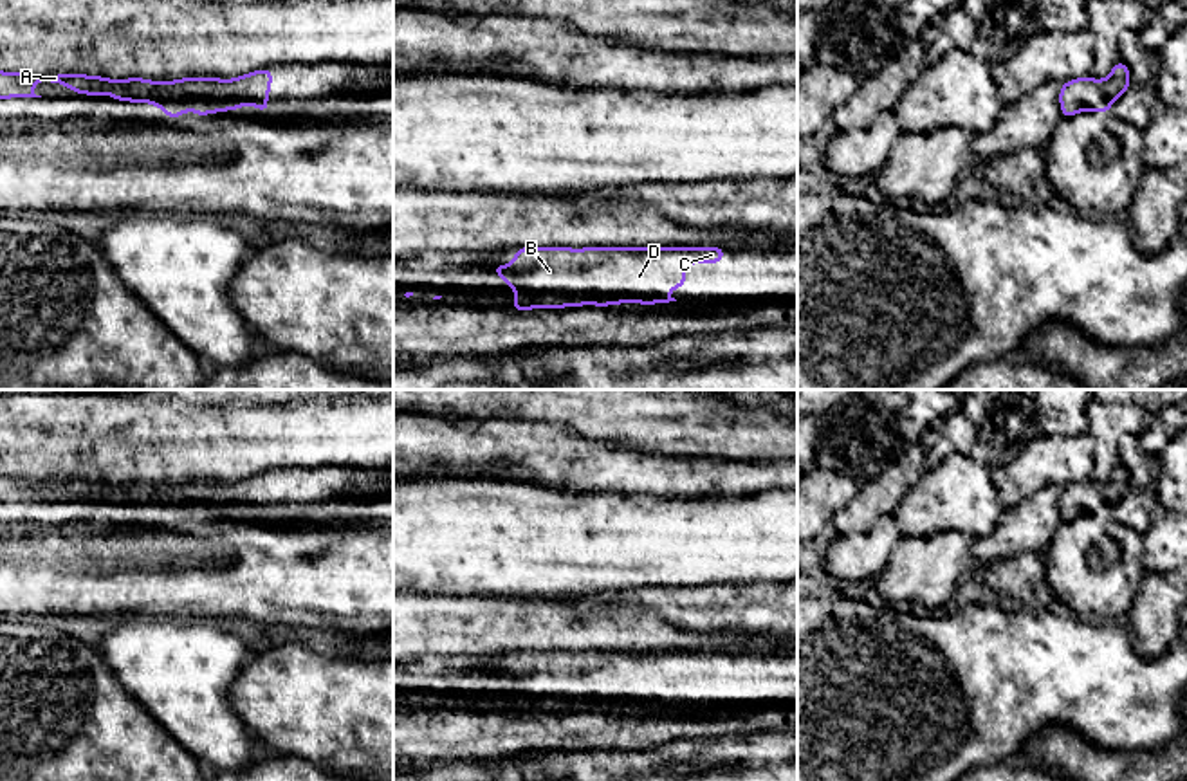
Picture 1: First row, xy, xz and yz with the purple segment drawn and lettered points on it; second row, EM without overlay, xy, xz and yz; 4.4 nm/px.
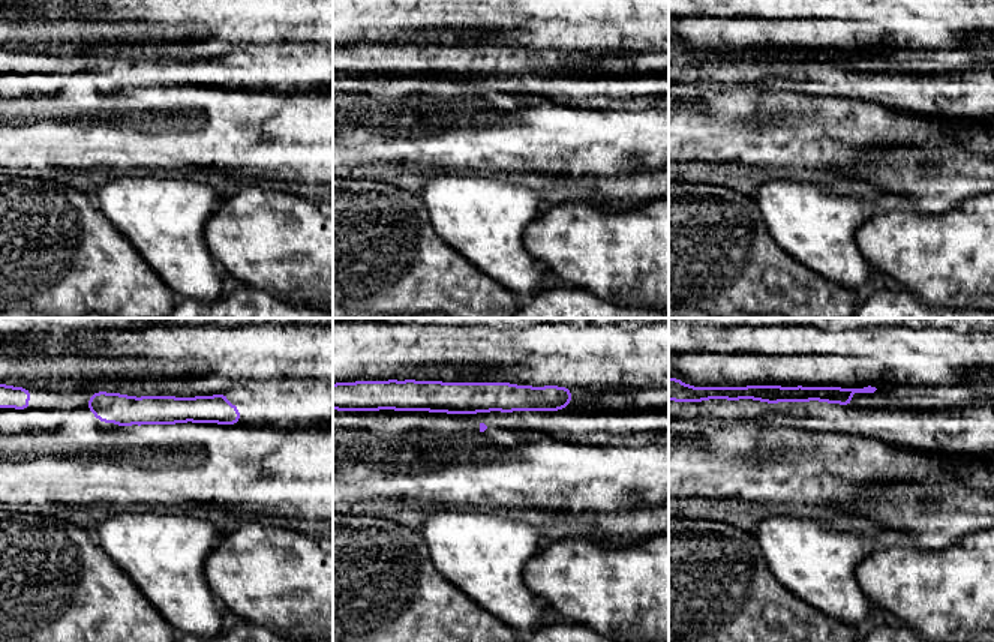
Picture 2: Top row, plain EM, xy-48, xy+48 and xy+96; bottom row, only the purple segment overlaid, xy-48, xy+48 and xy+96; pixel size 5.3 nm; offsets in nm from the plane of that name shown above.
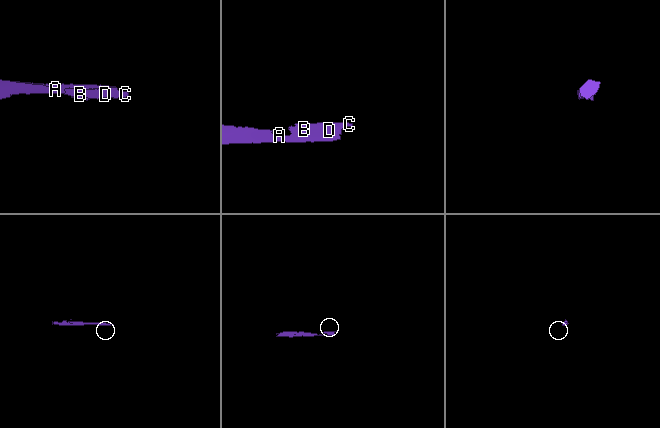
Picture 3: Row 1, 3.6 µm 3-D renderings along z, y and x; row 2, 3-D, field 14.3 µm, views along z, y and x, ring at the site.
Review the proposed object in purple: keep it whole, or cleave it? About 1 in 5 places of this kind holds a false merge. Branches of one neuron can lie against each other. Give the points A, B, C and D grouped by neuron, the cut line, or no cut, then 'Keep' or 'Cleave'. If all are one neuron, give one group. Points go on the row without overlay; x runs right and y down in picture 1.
Groups: A B C D. No split. Keep

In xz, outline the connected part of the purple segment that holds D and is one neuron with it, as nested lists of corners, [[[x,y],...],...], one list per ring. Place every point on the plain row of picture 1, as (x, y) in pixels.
[[[520,651],[509,669],[492,671],[518,698],[514,714],[563,712],[613,707],[669,707],[667,696],[686,689],[687,667],[718,667],[725,662],[723,651]]]

